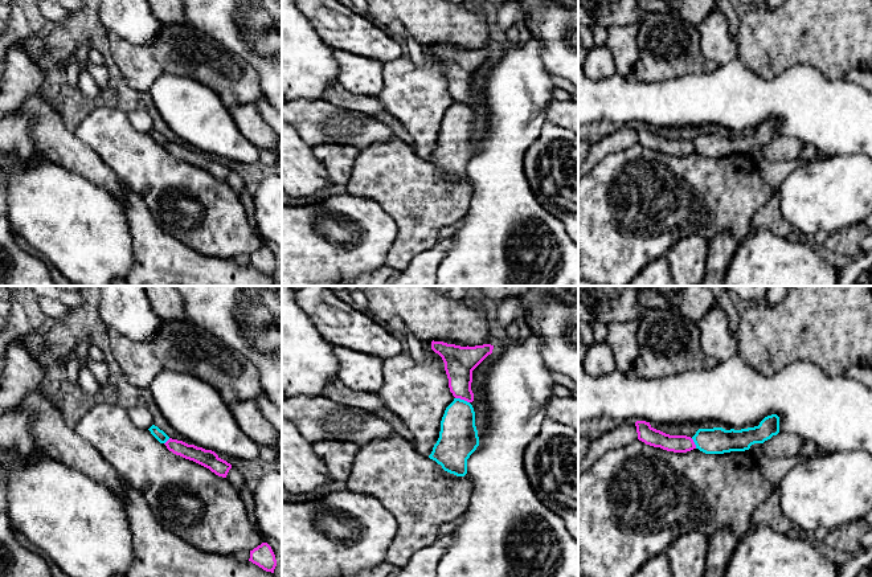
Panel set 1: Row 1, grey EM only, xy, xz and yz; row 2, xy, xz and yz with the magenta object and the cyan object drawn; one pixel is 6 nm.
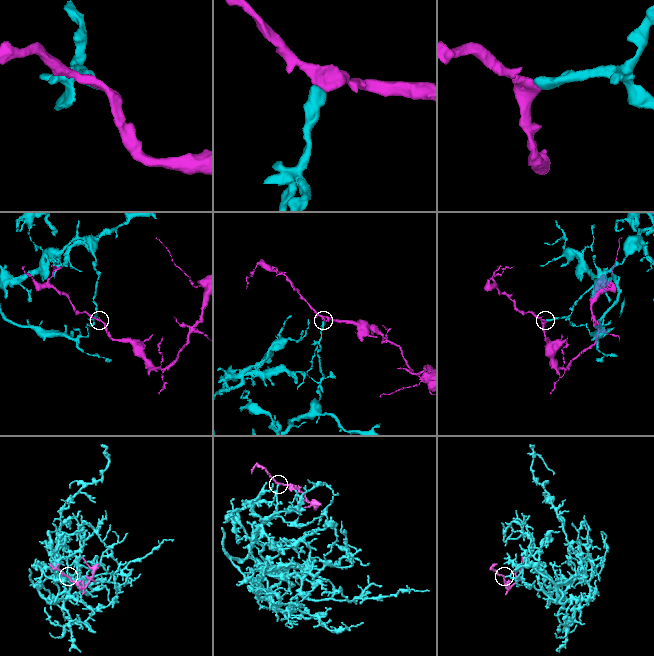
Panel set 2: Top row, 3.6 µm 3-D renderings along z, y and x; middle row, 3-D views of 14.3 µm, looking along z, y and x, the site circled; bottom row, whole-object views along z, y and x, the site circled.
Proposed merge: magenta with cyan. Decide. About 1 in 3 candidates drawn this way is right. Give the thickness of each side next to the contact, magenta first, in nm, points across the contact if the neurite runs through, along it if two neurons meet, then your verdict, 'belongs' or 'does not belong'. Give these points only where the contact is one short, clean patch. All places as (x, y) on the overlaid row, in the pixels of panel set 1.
190 nm thick on the magenta side, 240 nm on the other; border along xz (455, 397), (469, 402); does not belong

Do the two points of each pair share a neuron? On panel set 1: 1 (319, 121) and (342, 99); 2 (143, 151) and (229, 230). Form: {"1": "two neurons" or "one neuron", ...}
{"1": "two neurons", "2": "one neuron"}

